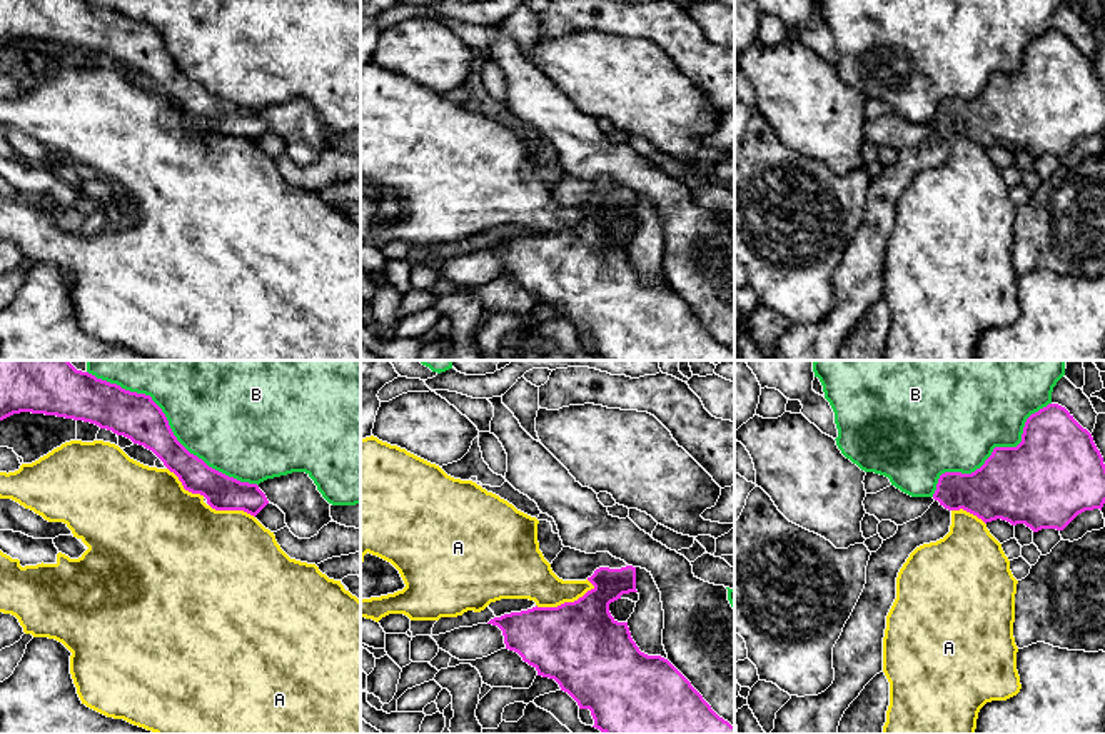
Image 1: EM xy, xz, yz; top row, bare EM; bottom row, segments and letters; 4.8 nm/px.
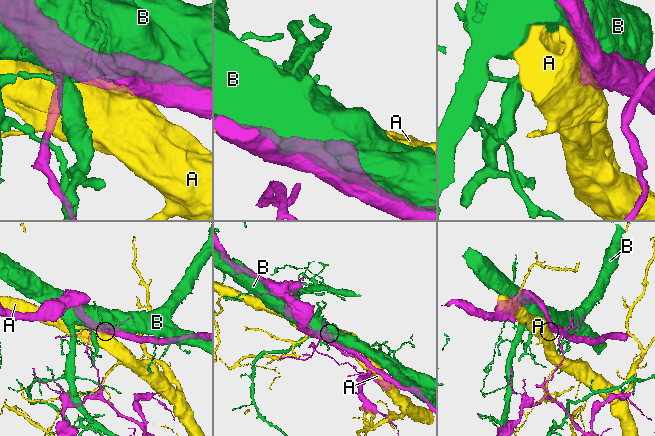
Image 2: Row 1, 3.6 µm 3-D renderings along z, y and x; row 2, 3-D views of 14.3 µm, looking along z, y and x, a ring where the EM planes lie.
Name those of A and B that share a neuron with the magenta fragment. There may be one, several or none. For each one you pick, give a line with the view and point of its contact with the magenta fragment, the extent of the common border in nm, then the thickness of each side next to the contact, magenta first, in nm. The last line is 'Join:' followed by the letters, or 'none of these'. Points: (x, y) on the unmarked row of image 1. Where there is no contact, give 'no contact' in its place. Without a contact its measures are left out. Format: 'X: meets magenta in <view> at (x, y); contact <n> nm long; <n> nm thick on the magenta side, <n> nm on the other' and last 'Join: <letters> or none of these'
Join: none of these

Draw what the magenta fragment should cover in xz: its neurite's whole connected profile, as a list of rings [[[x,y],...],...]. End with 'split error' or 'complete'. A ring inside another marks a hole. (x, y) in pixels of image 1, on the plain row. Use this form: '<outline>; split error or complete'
[[[563,173],[551,190],[563,207],[589,207],[594,214],[574,229],[504,240],[487,250],[502,257],[506,275],[517,279],[537,302],[554,305],[579,332],[589,335],[604,360],[734,360],[691,309],[664,284],[639,277],[628,249],[618,249],[609,230],[636,217],[636,194],[609,178],[586,180]]]; split error

